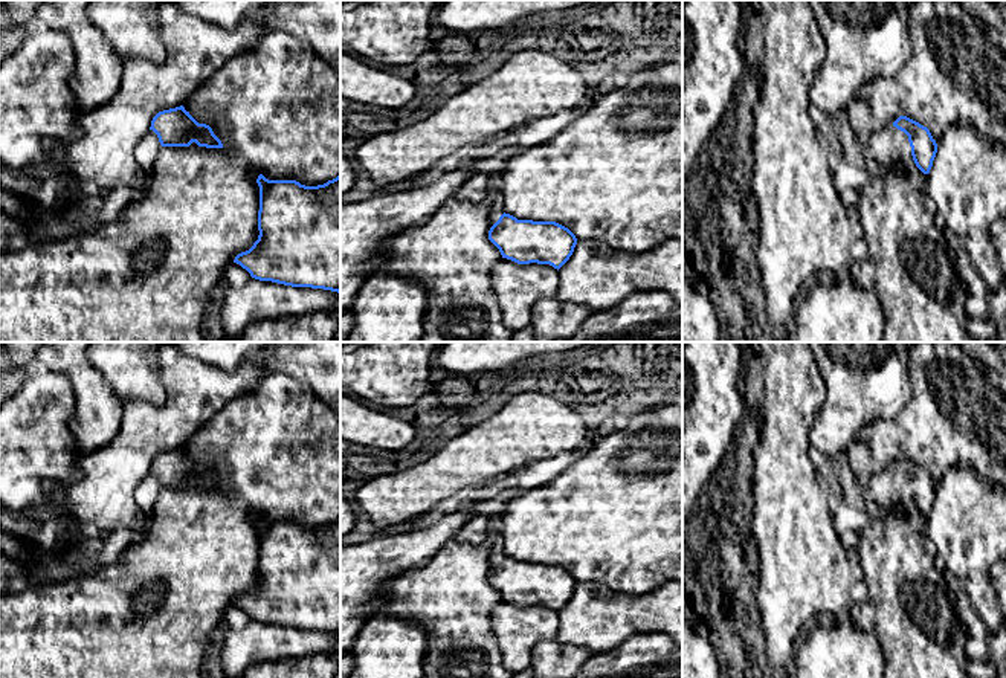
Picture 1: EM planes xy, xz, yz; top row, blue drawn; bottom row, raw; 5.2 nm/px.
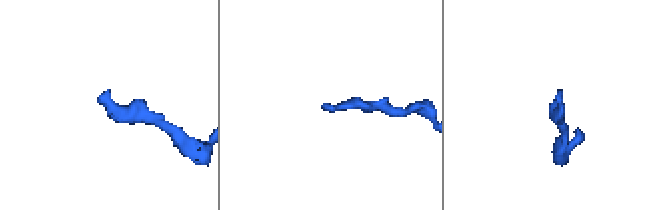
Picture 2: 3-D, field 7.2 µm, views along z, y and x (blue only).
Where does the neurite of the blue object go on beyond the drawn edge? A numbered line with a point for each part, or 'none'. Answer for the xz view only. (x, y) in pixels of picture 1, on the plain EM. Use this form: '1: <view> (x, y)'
1: xz (496, 547)

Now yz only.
1: yz (887, 489)

